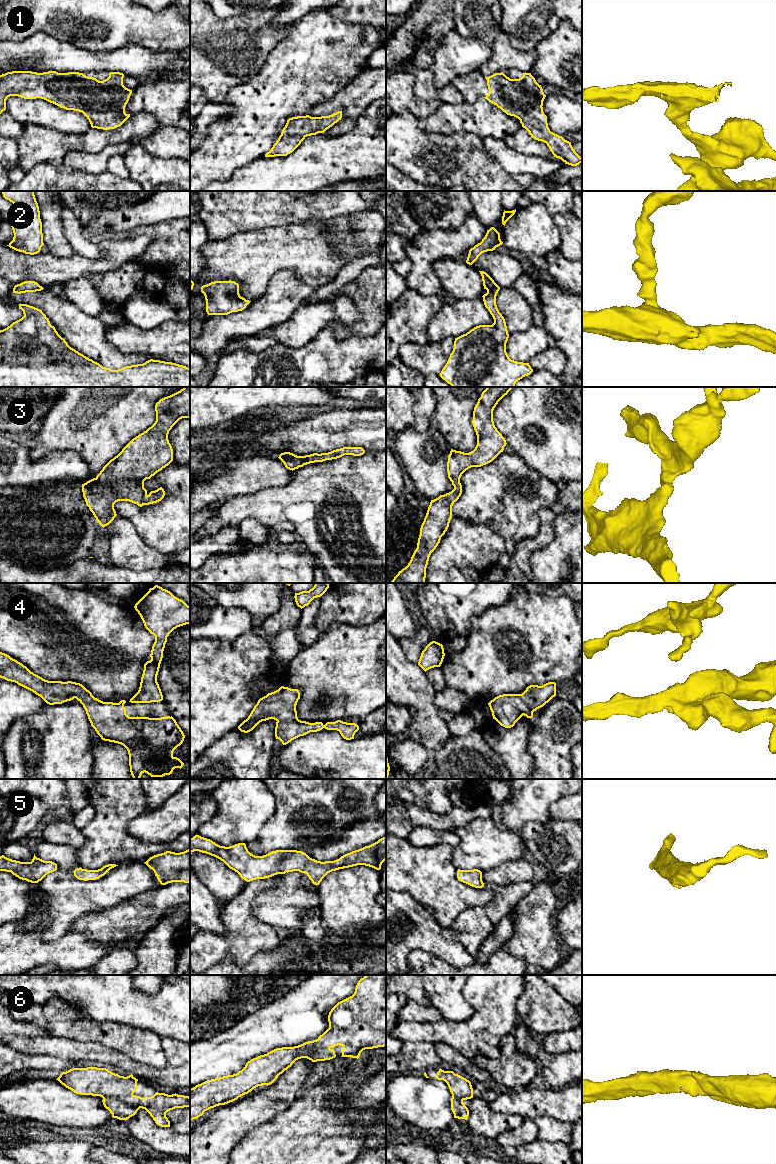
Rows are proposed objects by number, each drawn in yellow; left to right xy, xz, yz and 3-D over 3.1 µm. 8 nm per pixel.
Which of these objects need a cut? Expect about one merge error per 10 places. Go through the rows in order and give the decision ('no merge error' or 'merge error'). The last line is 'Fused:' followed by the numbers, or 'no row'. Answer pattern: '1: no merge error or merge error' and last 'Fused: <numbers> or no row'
1: no merge error
2: no merge error
3: no merge error
4: no merge error
5: no merge error
6: no merge error
Fused: no row

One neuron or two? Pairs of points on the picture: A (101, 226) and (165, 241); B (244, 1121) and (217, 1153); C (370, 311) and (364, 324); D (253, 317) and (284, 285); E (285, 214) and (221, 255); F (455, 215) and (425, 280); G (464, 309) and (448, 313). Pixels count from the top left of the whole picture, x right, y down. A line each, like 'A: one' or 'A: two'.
A: two
B: one
C: one
D: one
E: two
F: two
G: one

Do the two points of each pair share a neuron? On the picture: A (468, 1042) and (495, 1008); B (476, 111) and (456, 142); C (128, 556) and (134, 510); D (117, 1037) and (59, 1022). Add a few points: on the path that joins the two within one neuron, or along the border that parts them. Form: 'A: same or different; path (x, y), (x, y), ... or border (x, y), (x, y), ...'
A: same; path (476, 1034), (494, 1016)
B: different; border (439, 133), (472, 132), (482, 139)
C: different; border (117, 515), (125, 517), (146, 543)
D: same; path (103, 1038), (96, 1031), (82, 1027), (73, 1027)

